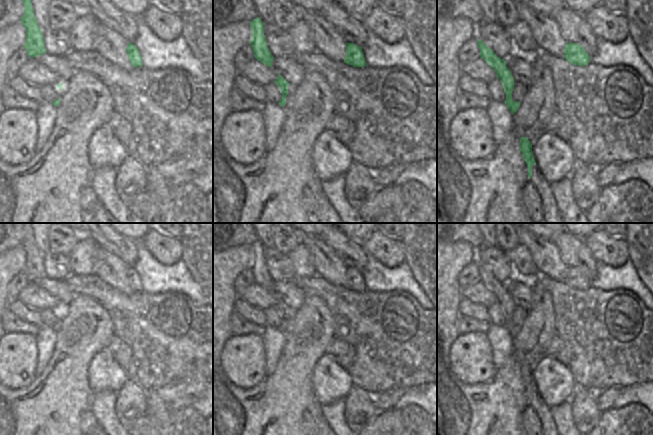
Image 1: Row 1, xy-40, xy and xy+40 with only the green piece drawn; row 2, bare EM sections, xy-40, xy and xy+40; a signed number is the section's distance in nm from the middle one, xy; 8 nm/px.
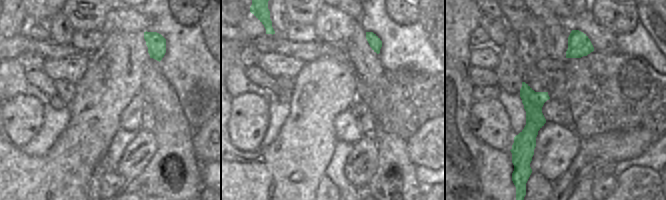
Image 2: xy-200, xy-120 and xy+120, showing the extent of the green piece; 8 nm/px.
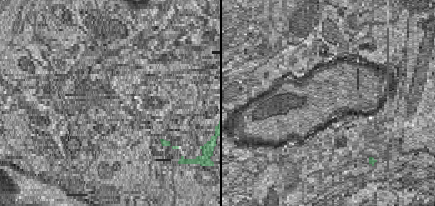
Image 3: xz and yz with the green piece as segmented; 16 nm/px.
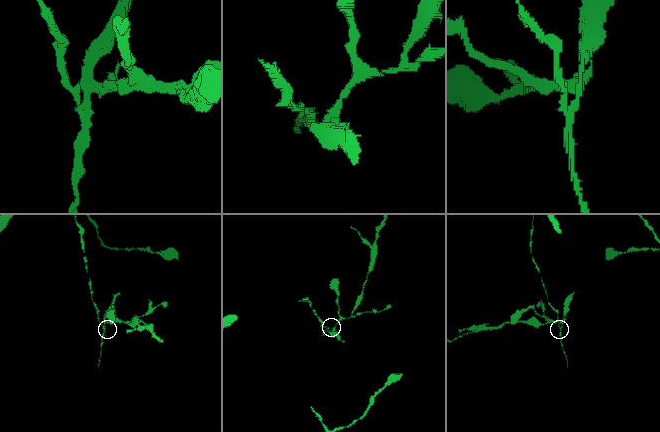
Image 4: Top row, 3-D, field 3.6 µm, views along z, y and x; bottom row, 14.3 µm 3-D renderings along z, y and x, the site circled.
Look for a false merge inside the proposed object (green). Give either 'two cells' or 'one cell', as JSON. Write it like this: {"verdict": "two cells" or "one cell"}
{"verdict": "two cells"}

